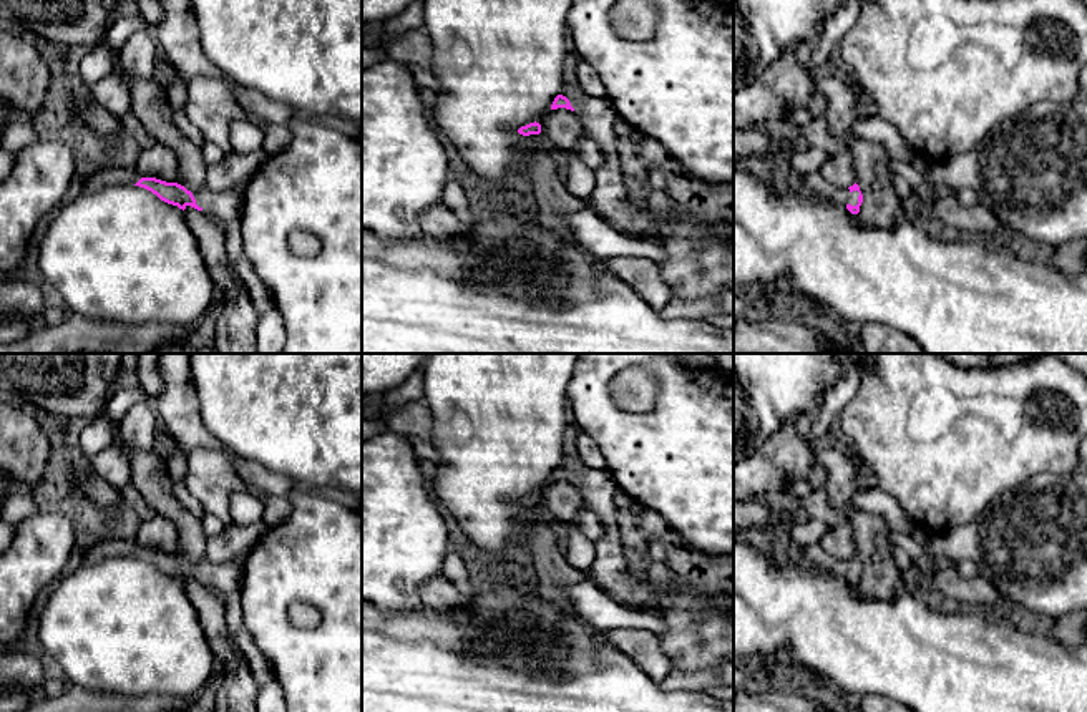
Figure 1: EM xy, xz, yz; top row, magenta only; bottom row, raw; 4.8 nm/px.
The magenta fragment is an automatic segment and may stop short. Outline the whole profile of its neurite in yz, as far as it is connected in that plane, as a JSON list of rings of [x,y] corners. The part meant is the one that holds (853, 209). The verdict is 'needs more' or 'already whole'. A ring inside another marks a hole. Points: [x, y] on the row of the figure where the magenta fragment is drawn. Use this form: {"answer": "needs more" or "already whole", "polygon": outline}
{"answer": "needs more", "polygon": [[[820,173],[805,176],[803,193],[816,199],[840,202],[851,214],[858,214],[863,202],[863,194],[856,183],[850,188],[836,188],[830,184]]]}

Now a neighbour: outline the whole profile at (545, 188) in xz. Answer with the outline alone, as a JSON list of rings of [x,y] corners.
[[[544,146],[528,154],[523,184],[526,186],[528,199],[538,209],[536,219],[566,242],[581,247],[563,216],[582,211],[586,202],[566,189],[564,179],[558,176],[551,148]]]

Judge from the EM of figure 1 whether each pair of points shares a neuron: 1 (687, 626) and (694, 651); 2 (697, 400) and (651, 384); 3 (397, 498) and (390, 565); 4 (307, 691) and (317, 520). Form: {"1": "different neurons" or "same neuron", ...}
{"1": "same neuron", "2": "different neurons", "3": "same neuron", "4": "same neuron"}

